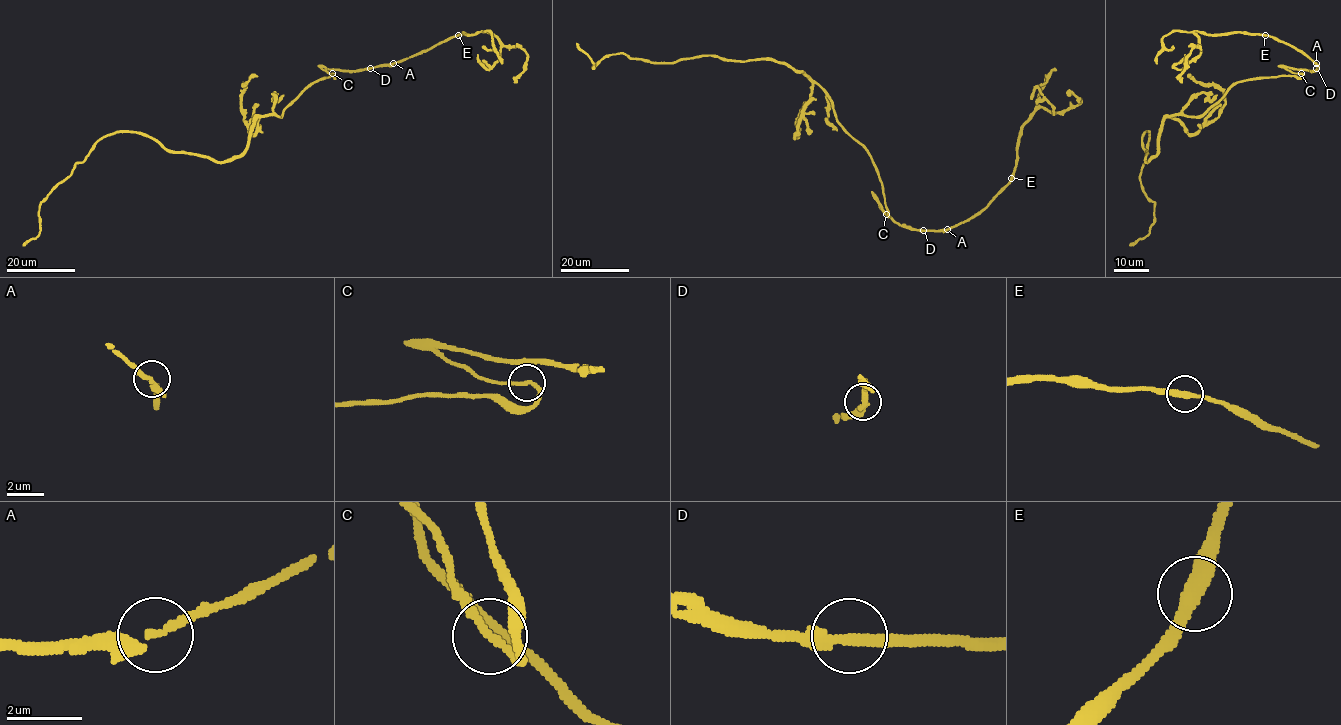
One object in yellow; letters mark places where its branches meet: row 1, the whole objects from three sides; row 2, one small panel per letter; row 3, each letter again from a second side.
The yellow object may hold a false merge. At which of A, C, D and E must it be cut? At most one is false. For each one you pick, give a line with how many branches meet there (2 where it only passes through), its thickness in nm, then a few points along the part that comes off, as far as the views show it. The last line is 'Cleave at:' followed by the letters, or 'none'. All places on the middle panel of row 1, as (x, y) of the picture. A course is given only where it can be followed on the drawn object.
Cleave at: none

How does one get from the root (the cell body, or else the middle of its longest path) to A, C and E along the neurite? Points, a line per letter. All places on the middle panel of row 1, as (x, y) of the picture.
A: (862, 145), (882, 185), (889, 216), (884, 212), (875, 199), (900, 224), (916, 230), (947, 230)
C: (862, 145), (881, 182), (888, 217), (885, 214)
E: (862, 145), (889, 216), (875, 199), (879, 206), (916, 230), (946, 230), (973, 218), (1011, 178)

